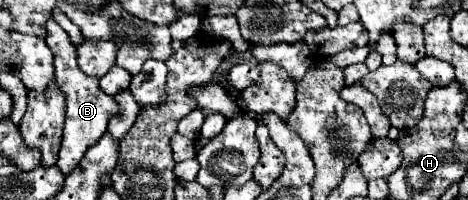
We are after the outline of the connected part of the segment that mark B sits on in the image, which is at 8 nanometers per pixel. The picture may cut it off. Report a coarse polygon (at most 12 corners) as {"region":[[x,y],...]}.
{"region":[[50,19],[46,45],[66,97],[58,167],[70,175],[120,113]]}

